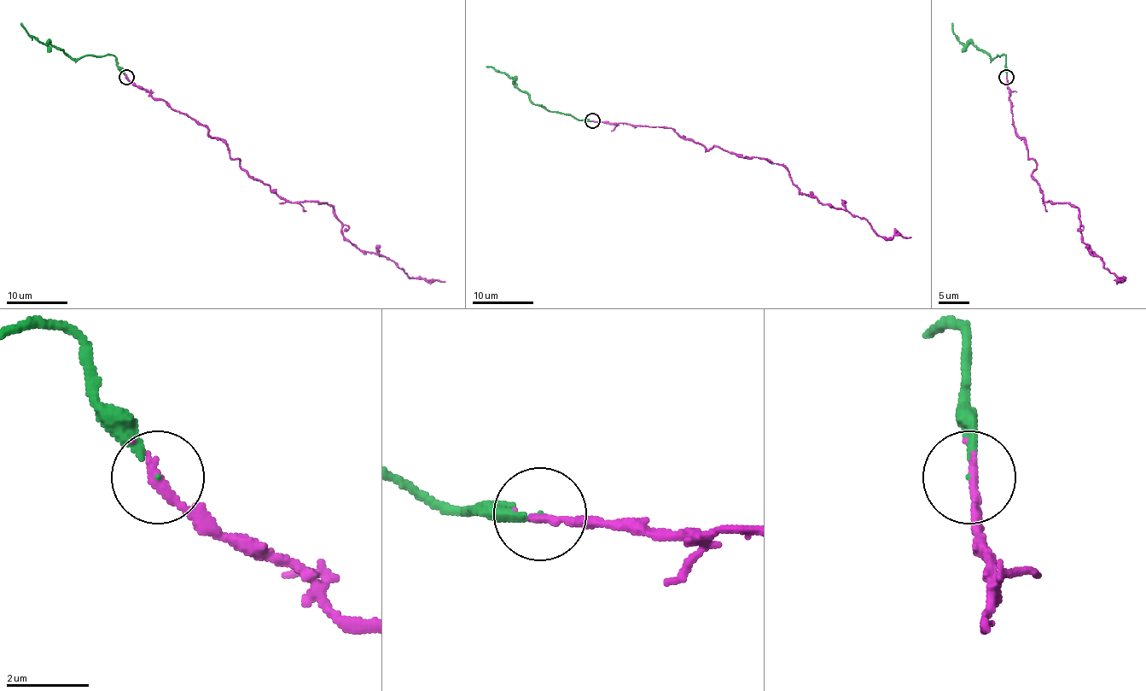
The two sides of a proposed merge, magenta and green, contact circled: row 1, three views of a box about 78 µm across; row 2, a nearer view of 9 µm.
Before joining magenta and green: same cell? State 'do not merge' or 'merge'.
merge

